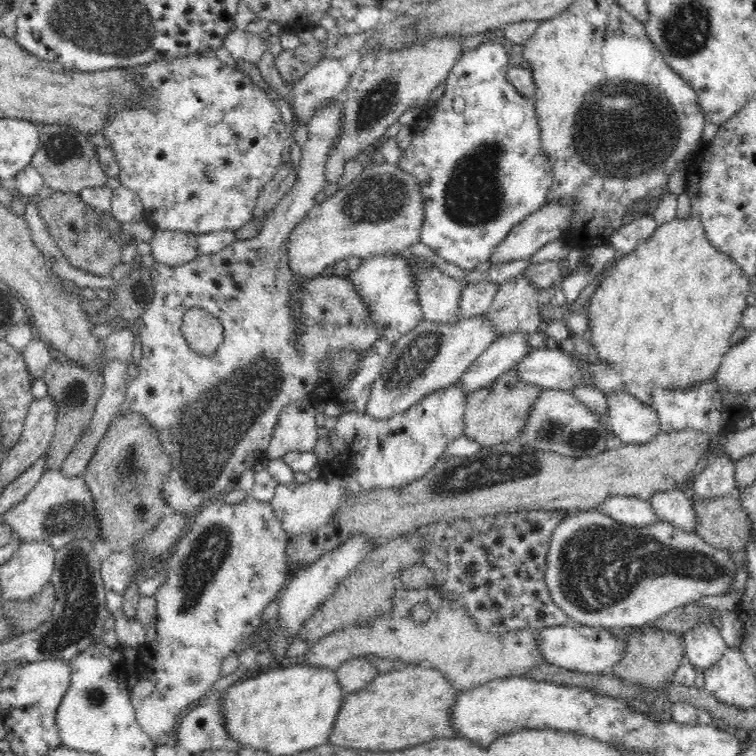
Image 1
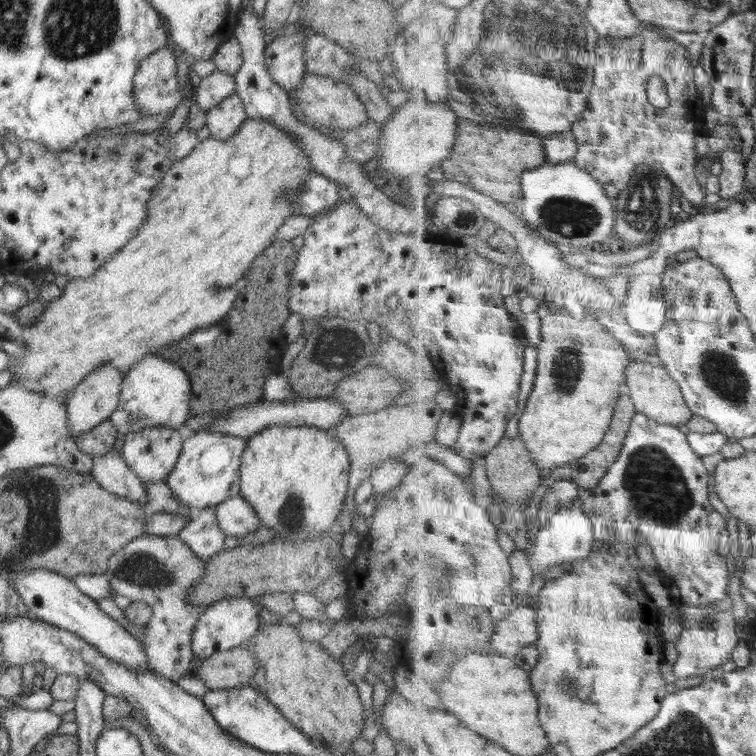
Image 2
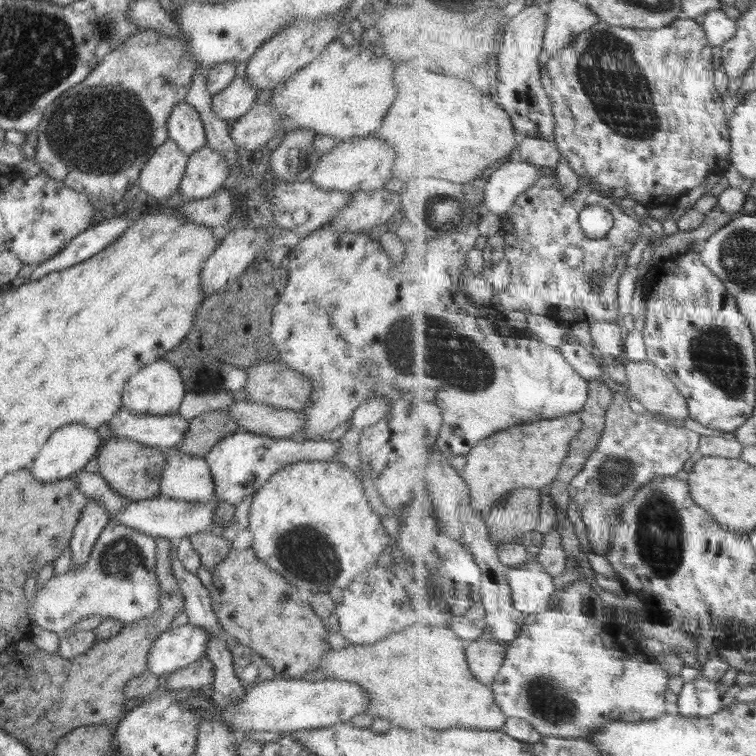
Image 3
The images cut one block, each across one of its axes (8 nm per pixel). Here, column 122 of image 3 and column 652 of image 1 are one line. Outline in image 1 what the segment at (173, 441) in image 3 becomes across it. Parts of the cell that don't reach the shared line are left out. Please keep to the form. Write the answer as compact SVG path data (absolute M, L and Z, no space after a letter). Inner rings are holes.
M628 392L606 394L610 425L623 445L645 444L661 433L657 413Z

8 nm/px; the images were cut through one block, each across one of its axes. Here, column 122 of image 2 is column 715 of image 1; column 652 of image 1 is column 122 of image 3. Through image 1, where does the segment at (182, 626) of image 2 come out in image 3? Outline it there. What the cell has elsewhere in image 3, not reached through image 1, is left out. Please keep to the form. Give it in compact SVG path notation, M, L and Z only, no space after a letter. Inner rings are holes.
M110 520L102 529L100 537L94 544L93 552L90 553L90 556L85 562L84 566L71 566L70 570L65 574L51 577L44 585L42 585L42 587L38 587L36 585L36 597L34 597L34 605L30 607L27 601L30 618L32 618L32 624L36 620L36 629L50 630L50 632L56 632L61 635L64 633L64 631L68 630L68 628L72 628L77 622L80 622L84 616L90 616L91 614L98 614L102 616L102 620L118 619L125 624L132 621L139 621L140 619L147 617L150 613L153 613L160 606L159 600L161 595L157 574L155 573L155 568L157 565L157 548L155 540L156 538L152 536L148 536L143 534L143 532L137 531L136 529L130 529L123 524Z

